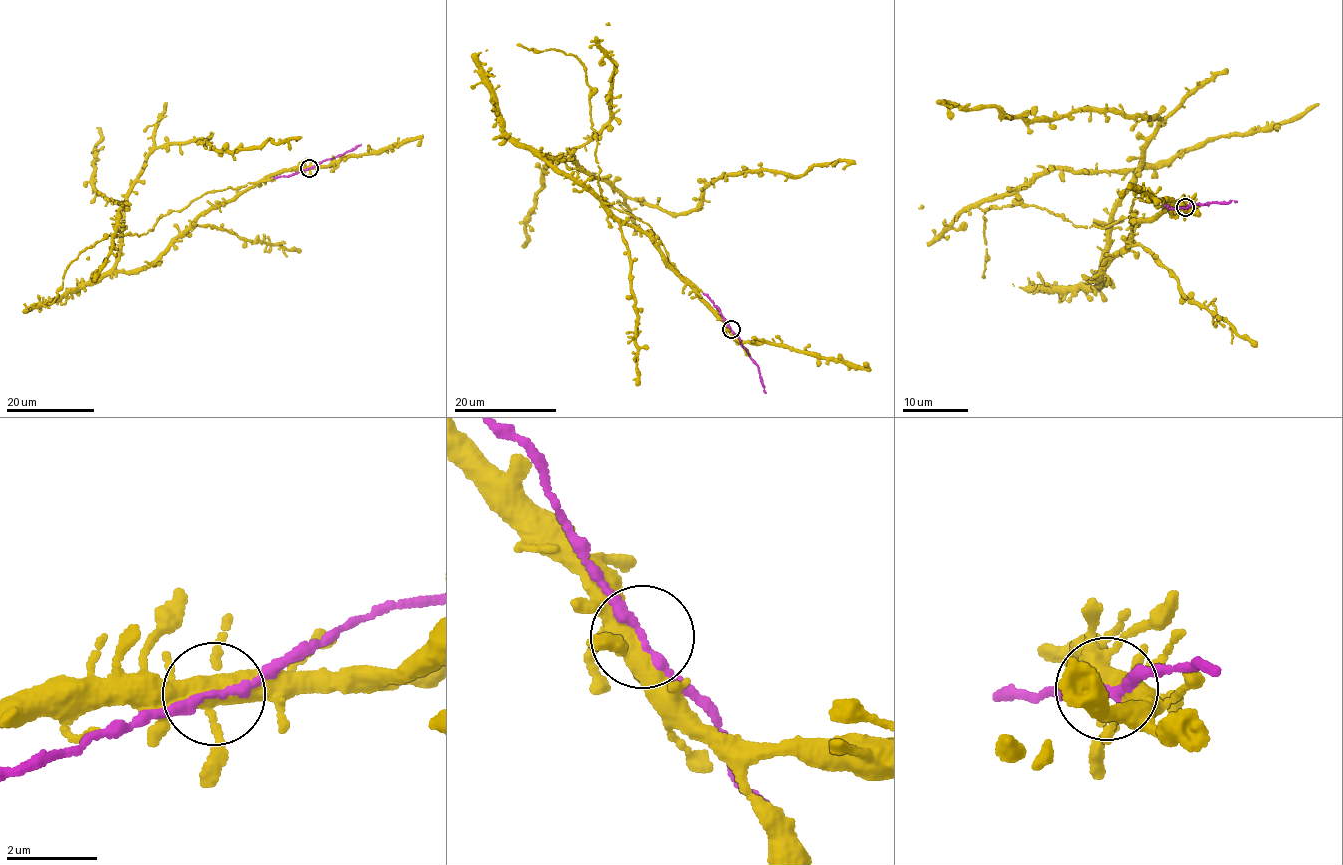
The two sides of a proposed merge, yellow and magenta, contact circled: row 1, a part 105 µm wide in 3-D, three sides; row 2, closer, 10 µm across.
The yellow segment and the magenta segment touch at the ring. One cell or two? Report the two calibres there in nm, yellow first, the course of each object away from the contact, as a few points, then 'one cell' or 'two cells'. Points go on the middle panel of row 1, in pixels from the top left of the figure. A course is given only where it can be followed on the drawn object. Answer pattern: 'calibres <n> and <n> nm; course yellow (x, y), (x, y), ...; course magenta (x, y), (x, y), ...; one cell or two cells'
calibres 400 and 200 nm; course yellow (731, 329), (656, 242), (544, 158), (569, 158), (628, 197), (686, 214), (728, 175), (855, 164); course magenta (731, 329), (757, 366), (766, 393); one cell

